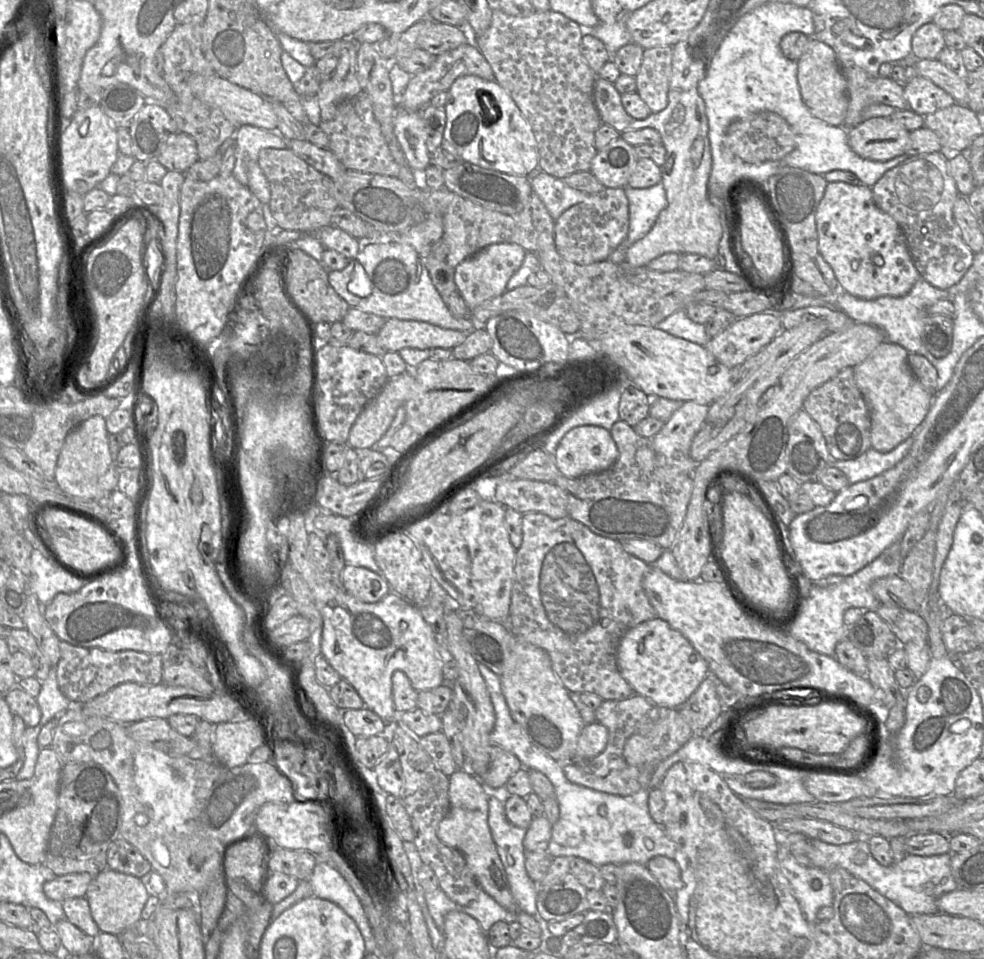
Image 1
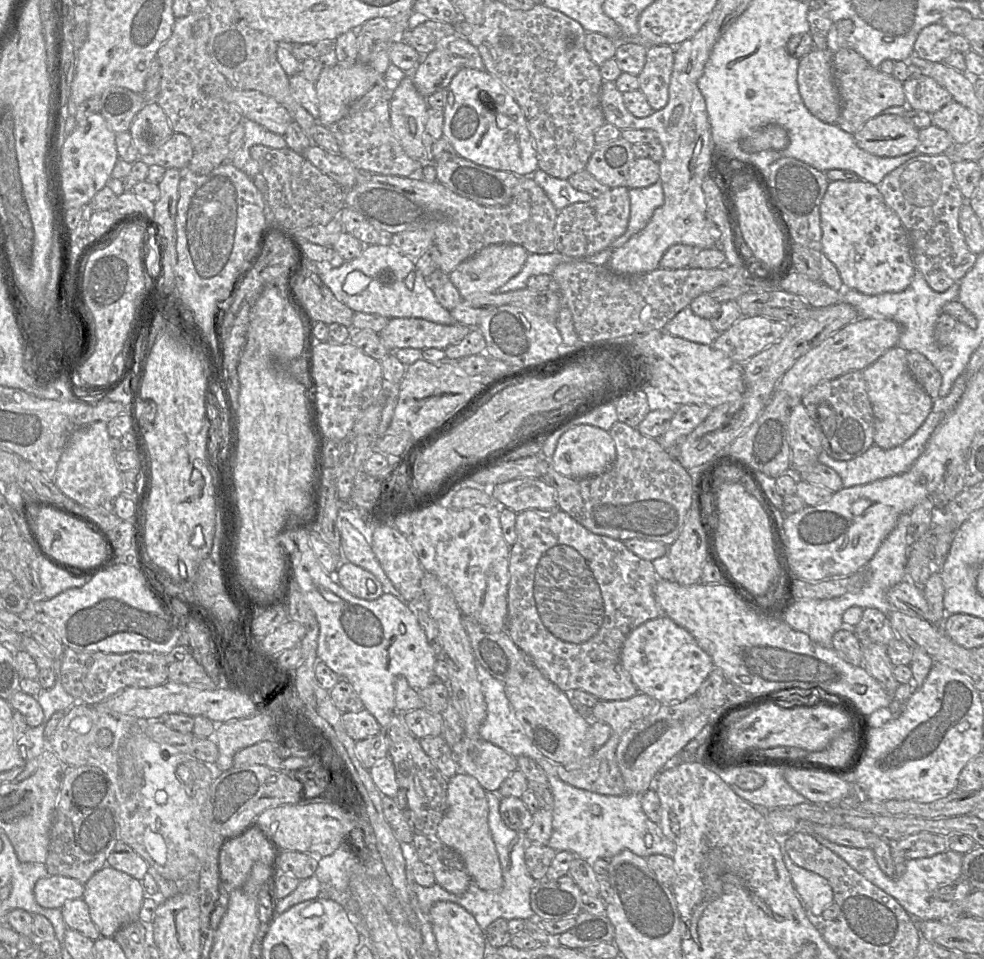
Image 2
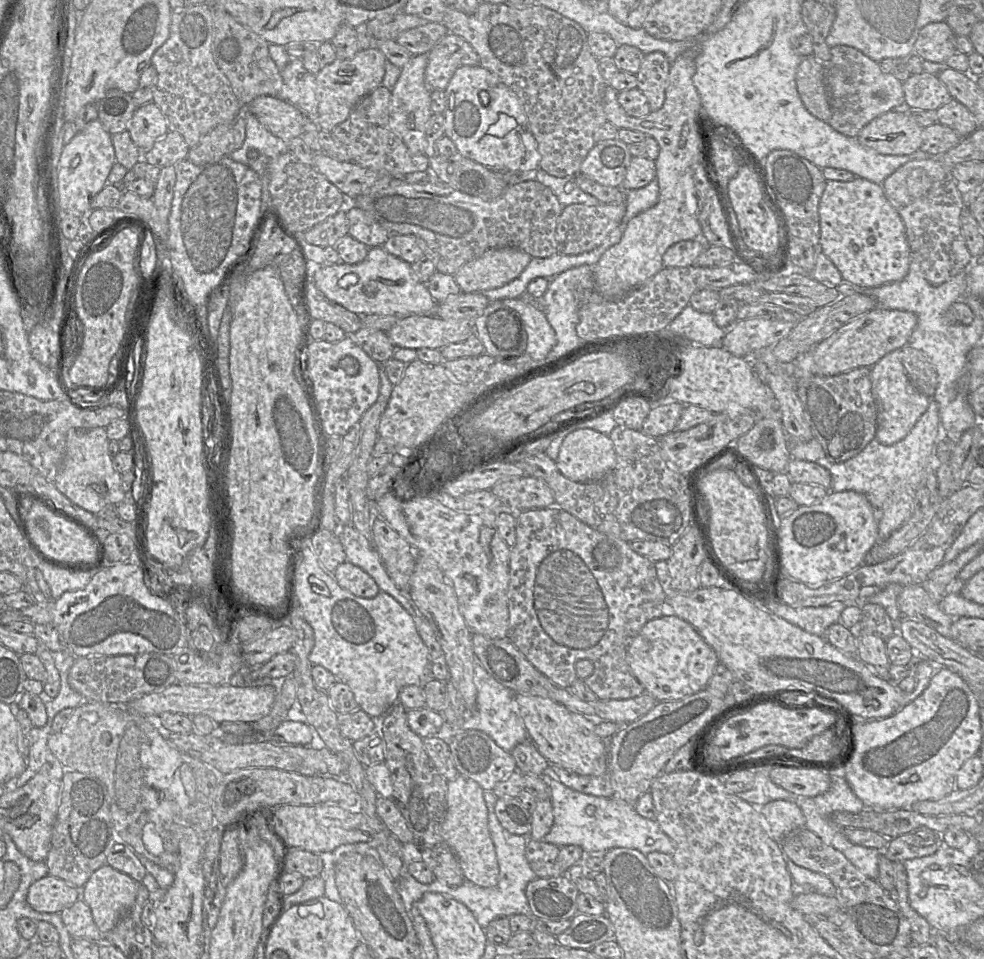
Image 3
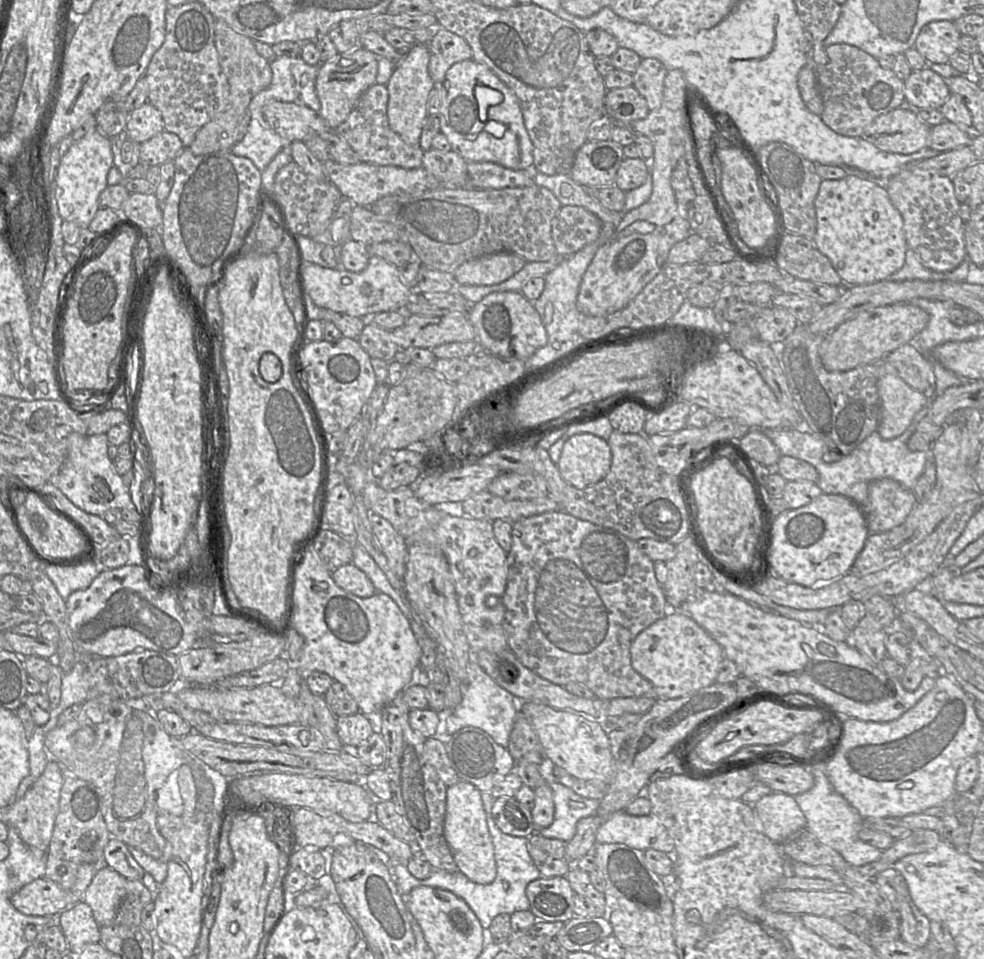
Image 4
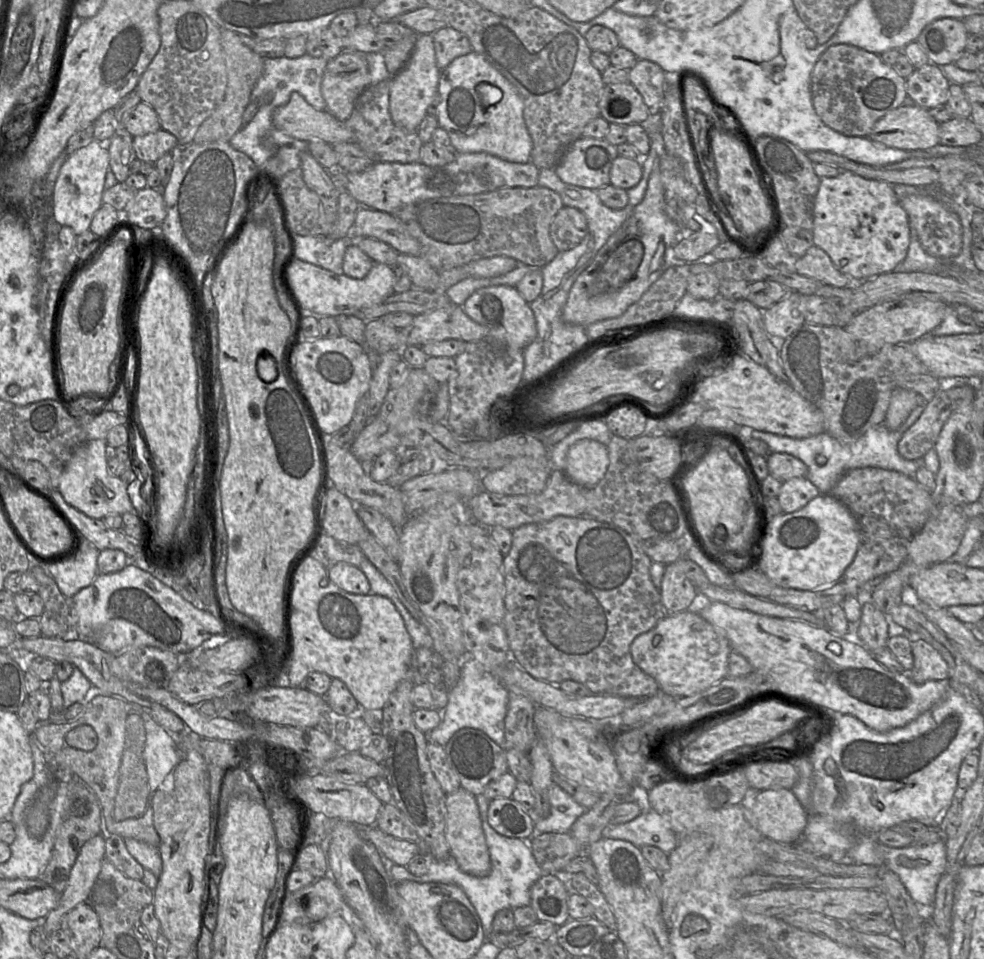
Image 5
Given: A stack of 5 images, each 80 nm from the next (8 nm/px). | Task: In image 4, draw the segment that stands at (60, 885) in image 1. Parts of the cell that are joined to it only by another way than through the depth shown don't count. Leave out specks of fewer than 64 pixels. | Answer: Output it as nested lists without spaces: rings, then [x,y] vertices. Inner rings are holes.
[[[45,877],[23,886],[10,898],[11,904],[27,916],[55,916],[73,906],[73,895]]]

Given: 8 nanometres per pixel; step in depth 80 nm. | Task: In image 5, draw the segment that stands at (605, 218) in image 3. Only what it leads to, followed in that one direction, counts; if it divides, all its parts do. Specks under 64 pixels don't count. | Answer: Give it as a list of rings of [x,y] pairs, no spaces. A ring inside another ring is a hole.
[[[563,206],[550,225],[550,236],[558,251],[566,251],[577,246],[587,232],[585,215],[579,209],[570,206]]]

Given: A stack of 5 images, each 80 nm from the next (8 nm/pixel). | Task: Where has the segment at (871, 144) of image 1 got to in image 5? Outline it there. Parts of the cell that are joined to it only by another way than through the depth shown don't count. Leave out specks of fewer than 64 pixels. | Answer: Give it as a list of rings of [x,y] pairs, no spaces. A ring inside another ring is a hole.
[[[900,106],[880,118],[868,138],[889,148],[927,150],[939,144],[939,124],[919,106]]]

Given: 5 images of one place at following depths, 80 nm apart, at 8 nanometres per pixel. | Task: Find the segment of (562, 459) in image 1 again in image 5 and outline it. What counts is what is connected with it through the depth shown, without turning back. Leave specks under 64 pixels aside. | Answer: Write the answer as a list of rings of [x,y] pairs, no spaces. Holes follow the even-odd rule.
[[[583,439],[569,448],[564,472],[574,483],[582,487],[593,487],[604,477],[608,463],[606,445]]]

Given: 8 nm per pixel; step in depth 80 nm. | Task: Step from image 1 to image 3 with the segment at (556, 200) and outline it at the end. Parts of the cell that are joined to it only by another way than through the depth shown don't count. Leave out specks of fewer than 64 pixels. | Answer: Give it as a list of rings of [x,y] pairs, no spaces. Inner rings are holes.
[[[540,168],[532,174],[532,177],[549,187],[563,207],[571,204],[594,206],[600,203],[597,198],[579,188],[575,177],[555,177]]]

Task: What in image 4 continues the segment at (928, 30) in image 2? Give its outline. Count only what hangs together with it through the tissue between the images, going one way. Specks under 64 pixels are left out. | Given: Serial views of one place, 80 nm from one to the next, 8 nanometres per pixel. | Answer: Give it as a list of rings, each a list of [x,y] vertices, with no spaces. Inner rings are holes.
[[[933,21],[920,30],[914,47],[926,63],[944,64],[959,52],[961,33],[954,22]]]

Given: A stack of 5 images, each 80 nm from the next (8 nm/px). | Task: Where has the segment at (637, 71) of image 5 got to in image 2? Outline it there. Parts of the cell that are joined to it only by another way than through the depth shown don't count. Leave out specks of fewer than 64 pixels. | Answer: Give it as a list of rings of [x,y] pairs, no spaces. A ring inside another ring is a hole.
[[[654,45],[647,48],[646,61],[639,73],[639,90],[653,111],[664,108],[669,99],[669,84],[675,59],[675,47]]]

